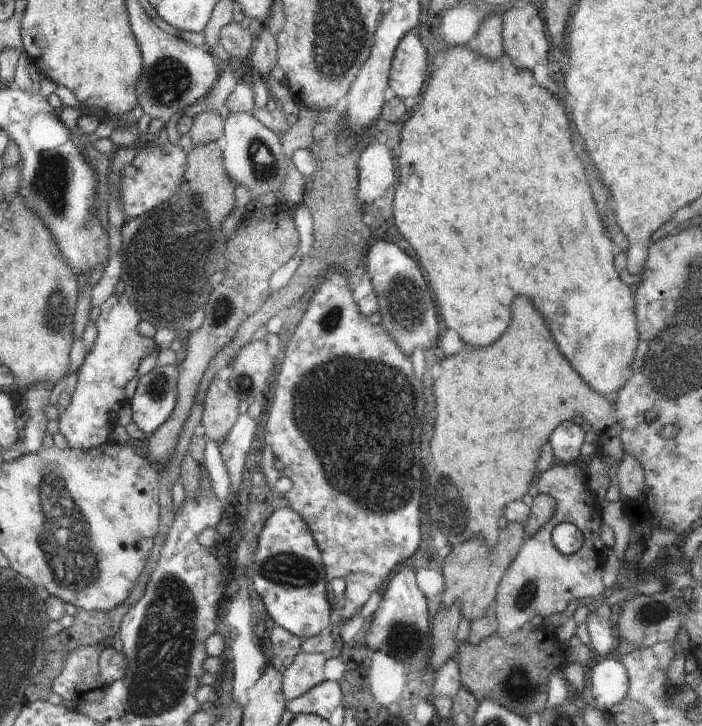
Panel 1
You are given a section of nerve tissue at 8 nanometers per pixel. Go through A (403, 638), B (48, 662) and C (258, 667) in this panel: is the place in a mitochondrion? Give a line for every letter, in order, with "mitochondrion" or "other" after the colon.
A: mitochondrion
B: other
C: other

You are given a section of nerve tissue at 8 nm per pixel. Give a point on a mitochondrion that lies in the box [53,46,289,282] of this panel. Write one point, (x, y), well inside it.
(168, 82)

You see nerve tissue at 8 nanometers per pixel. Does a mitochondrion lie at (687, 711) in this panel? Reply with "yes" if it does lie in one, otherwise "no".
no

